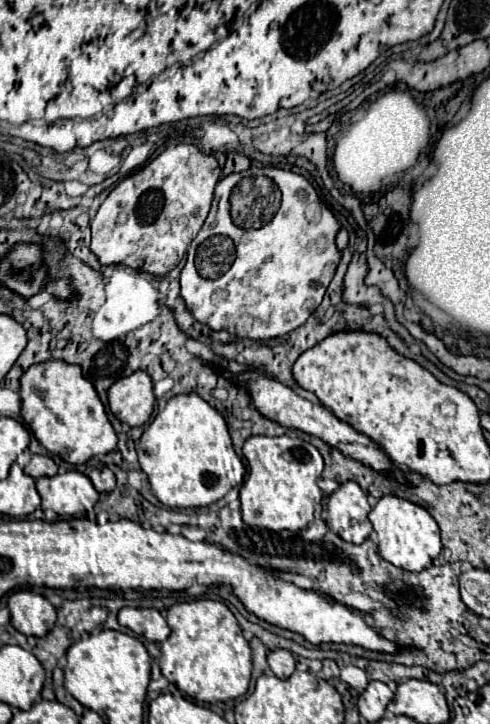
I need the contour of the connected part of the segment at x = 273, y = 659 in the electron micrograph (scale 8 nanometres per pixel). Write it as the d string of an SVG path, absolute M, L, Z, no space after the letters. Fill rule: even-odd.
M285 649L269 651L267 661L269 661L271 671L273 671L279 679L287 679L287 677L291 677L291 673L295 671L295 659L293 659L293 655L291 655L289 651L285 651Z

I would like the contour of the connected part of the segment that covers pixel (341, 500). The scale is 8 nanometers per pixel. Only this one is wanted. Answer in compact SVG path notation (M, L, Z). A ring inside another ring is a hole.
M347 481L329 497L329 527L349 543L363 543L373 531L367 515L371 511L363 489Z

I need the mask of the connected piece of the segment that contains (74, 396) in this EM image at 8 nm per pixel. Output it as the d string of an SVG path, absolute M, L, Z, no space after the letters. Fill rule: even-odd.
M51 359L41 363L41 367L29 367L21 375L21 417L35 433L37 441L53 455L59 455L71 465L81 465L93 455L103 455L115 449L117 435L109 423L107 411L93 391L81 367L71 363L61 363L61 359Z

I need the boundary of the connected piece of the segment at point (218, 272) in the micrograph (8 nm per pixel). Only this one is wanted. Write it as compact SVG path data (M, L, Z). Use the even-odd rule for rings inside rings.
M251 166L219 181L215 189L215 195L219 195L217 225L205 225L199 237L191 241L187 263L180 273L180 295L187 311L213 331L229 331L241 339L267 341L301 327L321 305L341 261L341 251L335 245L339 221L319 199L313 185L309 205L309 181L303 175L277 167L261 167L261 175L269 175L281 187L281 209L257 231L233 227L233 219L229 219L229 191L233 191L237 179L250 175L257 175L257 167Z

